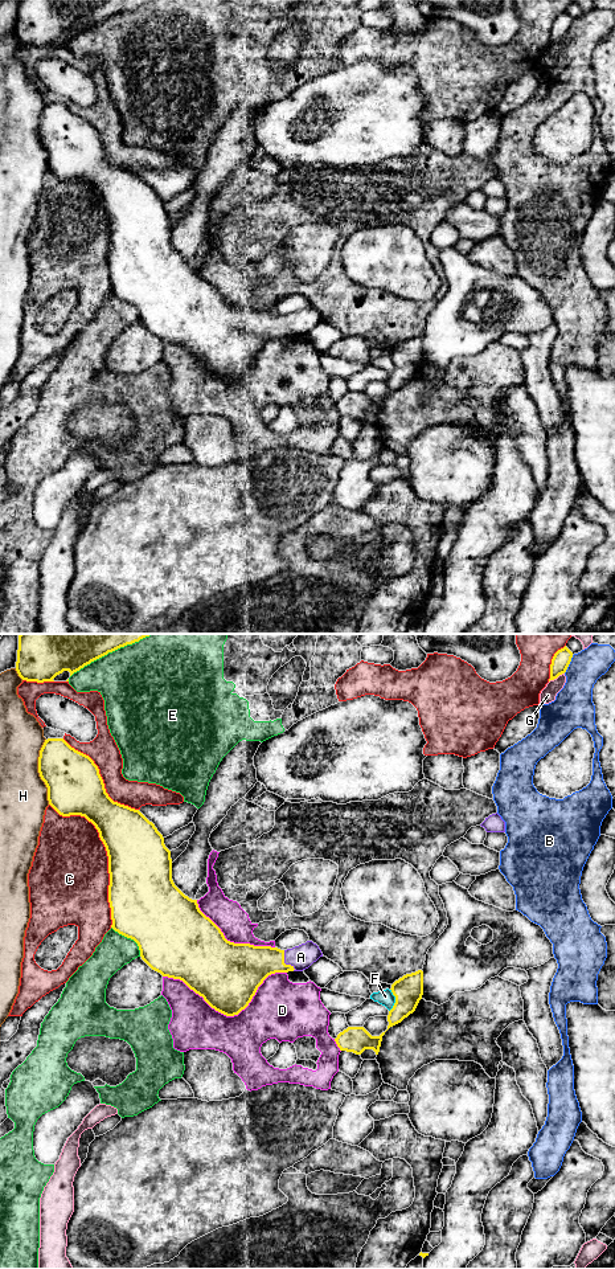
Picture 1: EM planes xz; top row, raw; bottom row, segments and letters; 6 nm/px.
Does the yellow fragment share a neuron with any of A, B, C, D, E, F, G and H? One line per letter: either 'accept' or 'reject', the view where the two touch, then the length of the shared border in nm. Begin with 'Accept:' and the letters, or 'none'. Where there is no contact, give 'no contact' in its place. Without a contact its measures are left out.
Accept: A
A: accept; contact in xz; length 140 nm
B: reject; contact in xz; length 130 nm
C: reject; contact in xz; length 850 nm
D: reject; contact in xz; length 750 nm
E: reject; contact in xz; length 260 nm
F: reject; contact in xz; length 140 nm
G: reject; contact in xz; length 110 nm
H: reject; contact in xz; length 400 nm

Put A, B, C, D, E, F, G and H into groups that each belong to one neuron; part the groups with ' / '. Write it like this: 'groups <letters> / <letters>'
groups A / B / C / D / E / F G / H

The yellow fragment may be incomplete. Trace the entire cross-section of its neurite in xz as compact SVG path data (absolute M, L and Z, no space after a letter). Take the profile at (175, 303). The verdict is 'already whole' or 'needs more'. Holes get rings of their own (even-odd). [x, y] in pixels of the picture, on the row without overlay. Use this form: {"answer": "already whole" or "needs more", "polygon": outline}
{"answer": "needs more", "polygon": "M63 103L45 105L38 122L38 138L48 152L49 169L60 180L85 181L98 195L108 221L111 292L138 308L142 324L152 335L163 341L183 345L190 355L202 361L212 373L226 381L234 381L249 371L258 352L268 340L303 336L323 322L321 315L312 306L287 315L227 306L221 294L200 275L197 265L189 263L175 250L171 216L165 212L164 202L155 189L139 175L114 167L106 157L103 144L94 126L71 112Z"}

